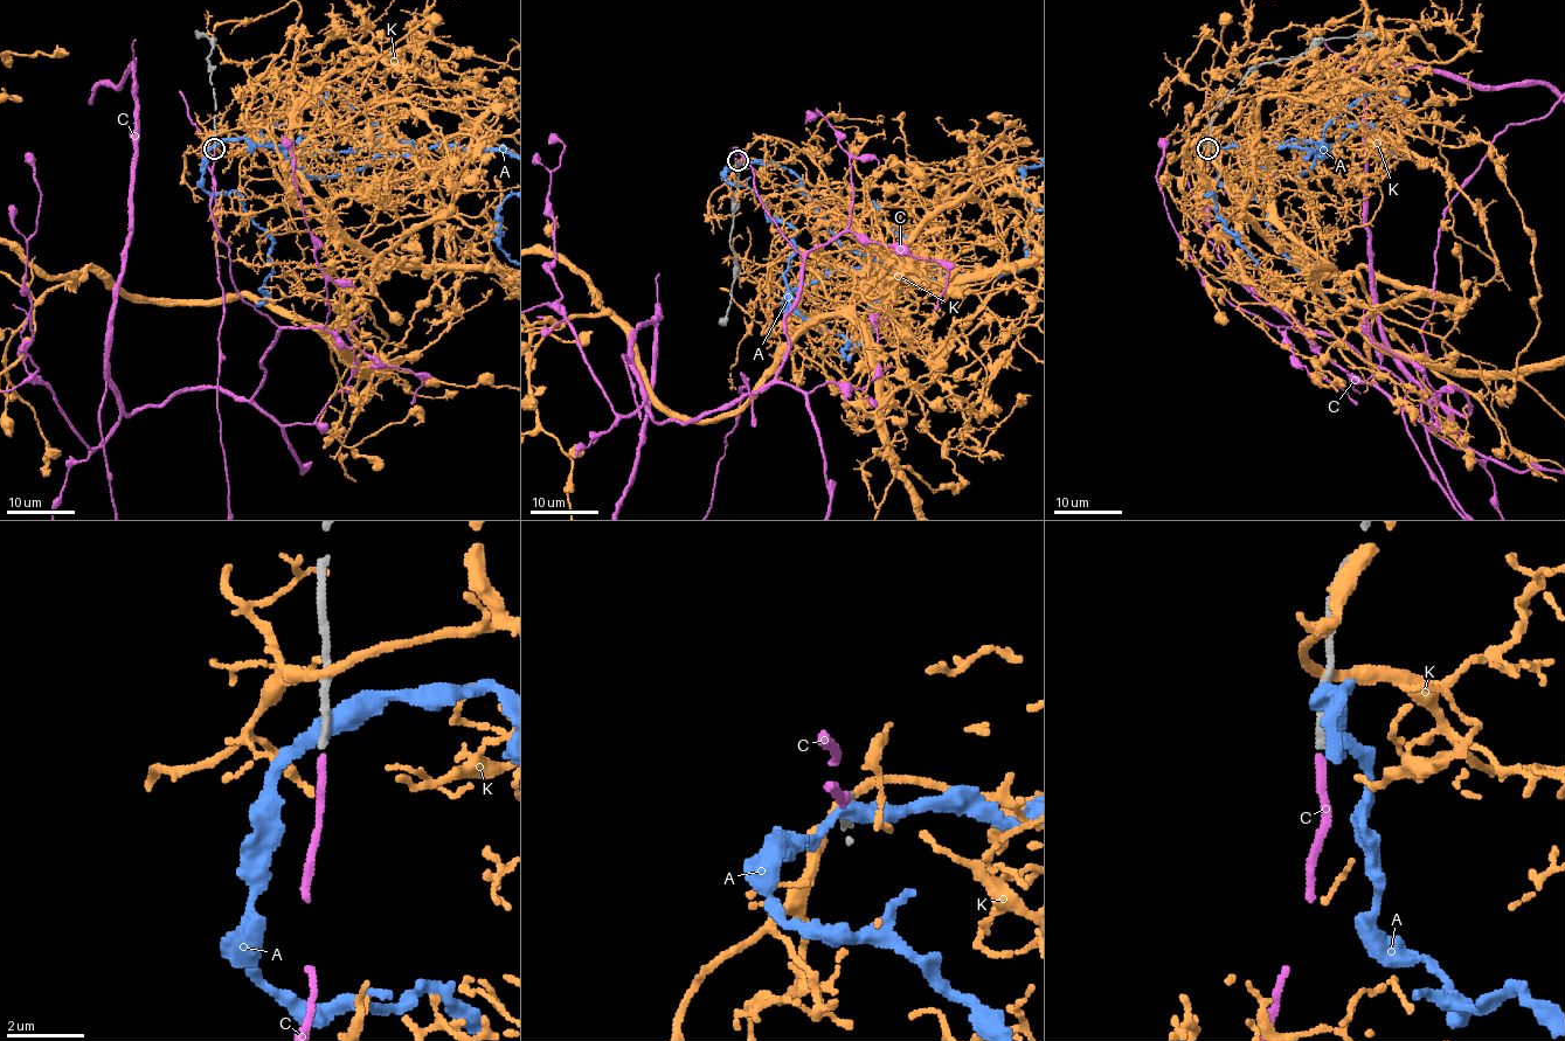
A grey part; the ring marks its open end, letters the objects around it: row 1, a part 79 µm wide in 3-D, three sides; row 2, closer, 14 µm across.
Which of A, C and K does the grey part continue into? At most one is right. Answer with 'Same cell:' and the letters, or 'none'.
Same cell: C

